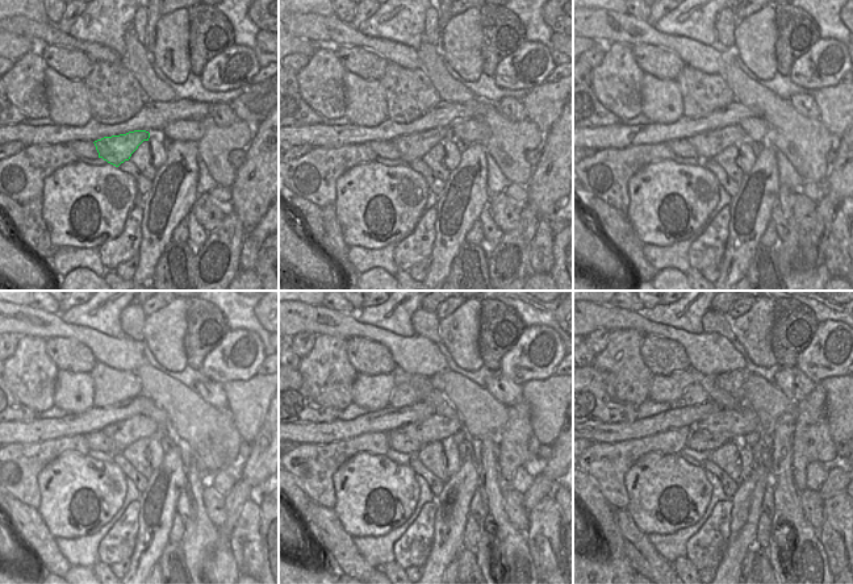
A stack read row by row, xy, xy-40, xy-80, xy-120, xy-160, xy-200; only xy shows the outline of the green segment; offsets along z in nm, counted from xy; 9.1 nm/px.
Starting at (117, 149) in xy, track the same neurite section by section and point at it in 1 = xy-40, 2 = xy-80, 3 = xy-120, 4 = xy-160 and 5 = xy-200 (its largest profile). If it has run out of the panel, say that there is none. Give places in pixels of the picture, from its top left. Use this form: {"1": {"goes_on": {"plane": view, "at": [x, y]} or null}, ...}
{"1": {"goes_on": {"plane": "xy-40", "at": [410, 147]}}, "2": {"goes_on": {"plane": "xy-80", "at": [709, 144]}}, "3": {"goes_on": {"plane": "xy-120", "at": [124, 433]}}, "4": {"goes_on": {"plane": "xy-160", "at": [435, 428]}}, "5": {"goes_on": {"plane": "xy-200", "at": [734, 424]}}}

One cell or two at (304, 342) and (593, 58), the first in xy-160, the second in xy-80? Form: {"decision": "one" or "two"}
{"decision": "one"}

